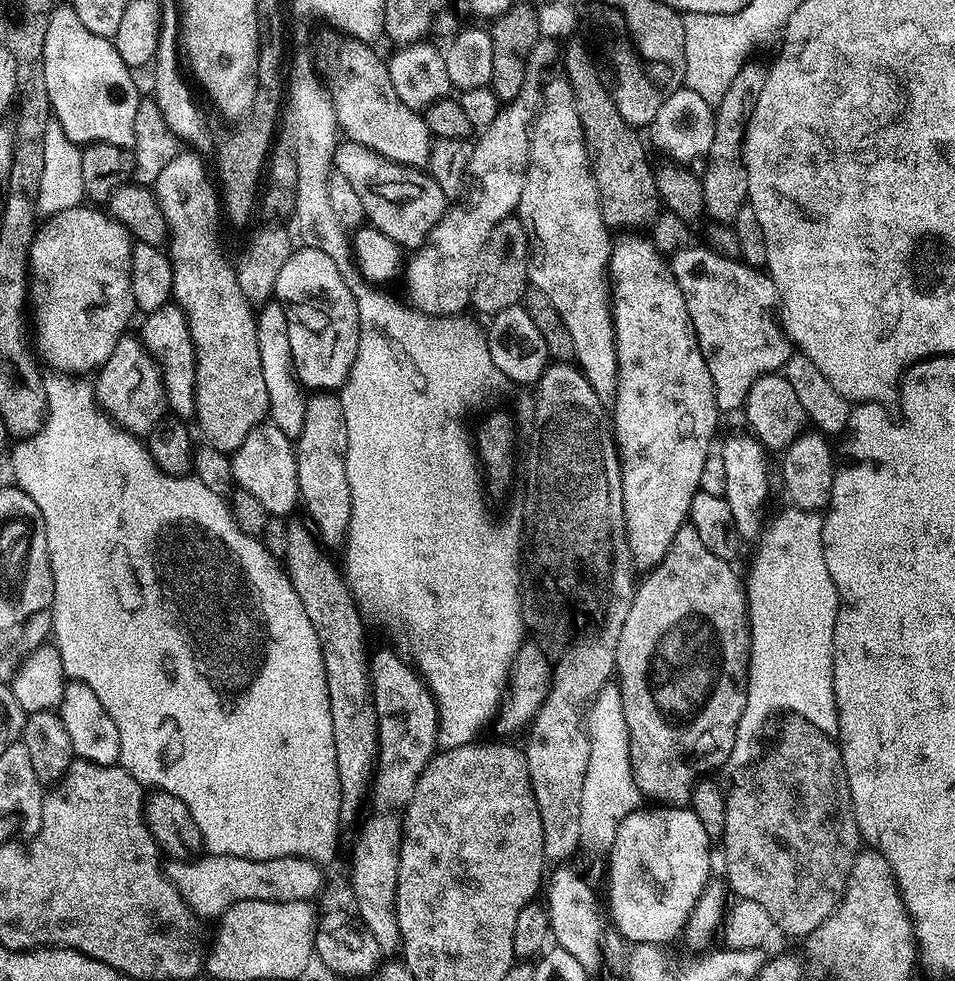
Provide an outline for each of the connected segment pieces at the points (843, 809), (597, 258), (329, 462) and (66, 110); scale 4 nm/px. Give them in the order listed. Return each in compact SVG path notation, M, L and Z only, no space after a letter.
M792 714L787 717L789 720L780 728L780 733L776 736L776 741L768 748L765 756L760 756L740 777L736 780L736 785L727 789L724 801L726 802L726 830L722 847L724 847L724 876L727 887L741 900L758 902L758 906L766 909L766 914L770 914L773 925L780 928L788 936L800 936L806 938L821 924L825 917L829 916L840 899L844 896L844 891L848 889L848 875L854 866L854 858L862 850L862 837L858 830L856 815L852 809L852 799L850 798L850 786L848 785L848 775L846 766L842 762L840 745L831 736L827 736L822 729L814 726L799 714Z
M559 79L552 80L549 84L547 81L547 84L542 90L542 107L539 109L538 115L532 125L532 145L530 146L530 154L528 155L528 168L524 171L522 198L520 199L520 207L518 209L518 215L528 235L528 246L530 249L530 255L528 257L528 279L531 287L542 290L542 294L546 294L546 298L550 298L550 302L554 302L554 310L558 310L562 322L566 322L566 330L570 330L570 339L574 342L575 363L578 365L580 371L583 372L586 379L589 380L590 386L599 394L606 394L606 392L610 394L616 388L616 335L612 326L612 312L610 309L610 277L606 269L608 267L608 260L612 257L614 240L613 237L608 237L610 235L610 229L602 218L600 195L592 177L592 166L588 162L579 116L575 113L575 108L572 105L571 87L568 85L567 79Z
M316 390L307 397L306 422L302 422L302 434L294 441L294 447L302 506L316 522L315 529L325 545L343 545L350 520L350 486L346 478L348 439L342 402L335 391Z
M57 3L48 13L44 39L46 94L52 103L52 115L62 126L66 138L75 144L110 142L131 148L134 142L134 110L142 92L136 89L133 69L118 58L115 43L107 36L90 34L71 3Z

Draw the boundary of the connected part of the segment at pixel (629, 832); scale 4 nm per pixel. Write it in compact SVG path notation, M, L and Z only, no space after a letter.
M641 806L636 811L631 812L626 818L620 820L620 825L616 831L616 837L612 843L611 852L607 853L606 861L608 860L608 904L606 900L606 908L610 913L612 911L612 920L615 931L619 932L624 937L625 941L632 944L658 944L661 946L667 945L667 940L672 940L681 935L684 929L684 923L688 920L688 915L692 913L695 907L696 900L699 898L704 888L710 880L708 875L712 870L712 848L713 841L708 839L705 828L702 822L698 822L698 814L692 812L688 806Z

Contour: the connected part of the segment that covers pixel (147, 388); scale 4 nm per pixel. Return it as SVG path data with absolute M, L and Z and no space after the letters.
M135 335L123 336L94 379L94 395L100 411L125 432L144 438L159 420L165 419L164 384L160 381L158 366Z

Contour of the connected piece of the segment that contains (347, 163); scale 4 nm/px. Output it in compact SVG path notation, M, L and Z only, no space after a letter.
M345 139L337 143L331 163L334 171L342 174L350 187L357 192L367 223L377 228L401 249L415 250L428 239L428 234L444 213L449 211L450 201L442 194L442 186L434 182L427 171L407 168L366 146Z

